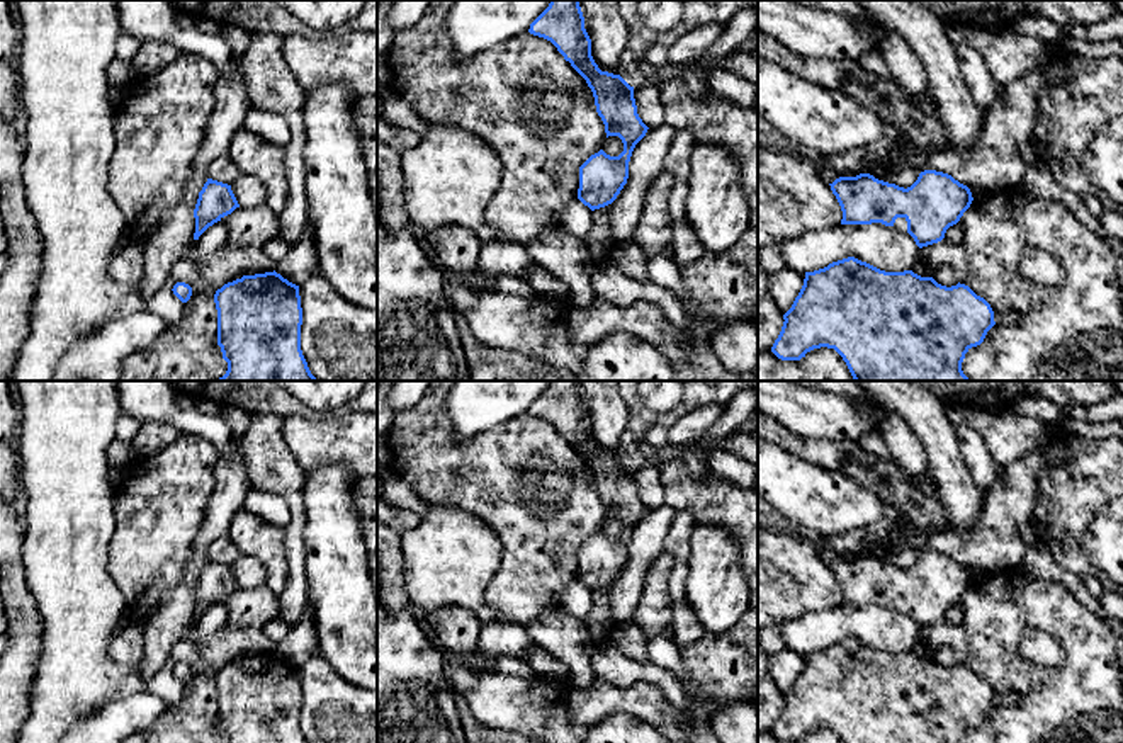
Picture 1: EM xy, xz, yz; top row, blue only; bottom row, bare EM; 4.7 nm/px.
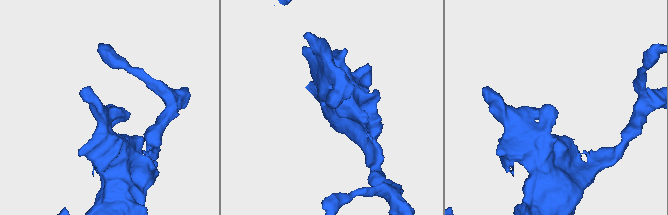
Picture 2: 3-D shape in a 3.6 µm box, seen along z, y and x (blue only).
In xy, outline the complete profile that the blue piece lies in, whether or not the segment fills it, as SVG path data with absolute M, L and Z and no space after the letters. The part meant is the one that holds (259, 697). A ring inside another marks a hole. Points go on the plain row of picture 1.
M280 655L243 656L214 675L226 743L306 743L299 666Z

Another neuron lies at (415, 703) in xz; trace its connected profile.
M377 597L377 743L467 743L455 692L445 675L443 649L408 612L387 610Z

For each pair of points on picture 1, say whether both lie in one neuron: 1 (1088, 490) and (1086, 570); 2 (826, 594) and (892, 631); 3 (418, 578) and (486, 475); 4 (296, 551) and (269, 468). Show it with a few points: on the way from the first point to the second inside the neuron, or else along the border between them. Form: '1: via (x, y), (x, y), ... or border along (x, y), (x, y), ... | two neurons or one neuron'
1: via (1071, 510), (1071, 550) | one neuron
2: border along (840, 604), (801, 614) | two neurons
3: border along (432, 504), (464, 509), (479, 517), (495, 534) | two neurons
4: via (296, 531), (296, 504), (289, 488) | one neuron

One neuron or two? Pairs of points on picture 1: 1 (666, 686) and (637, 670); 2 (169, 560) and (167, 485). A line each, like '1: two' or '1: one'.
1: one
2: one

